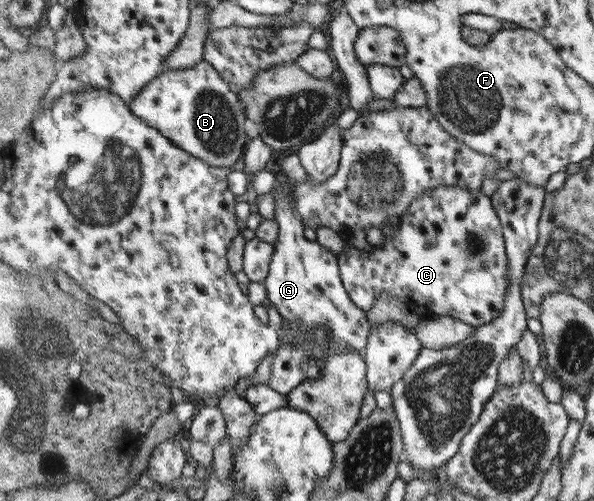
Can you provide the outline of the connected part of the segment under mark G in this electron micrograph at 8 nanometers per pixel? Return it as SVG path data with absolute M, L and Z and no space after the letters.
M281 169L276 176L279 176L279 183L274 185L271 193L274 196L275 207L275 222L278 224L278 238L274 246L274 252L270 258L270 270L267 278L264 281L267 287L267 299L269 305L274 306L277 312L282 316L282 320L299 319L305 323L315 323L319 327L323 327L331 340L329 343L343 343L355 349L363 350L367 344L367 336L371 322L369 322L366 310L357 307L350 299L348 290L344 287L343 278L340 276L339 260L335 254L329 252L319 244L315 239L309 240L305 236L305 224L302 222L297 213L295 213L295 203L293 203L293 183L289 181L289 173Z

